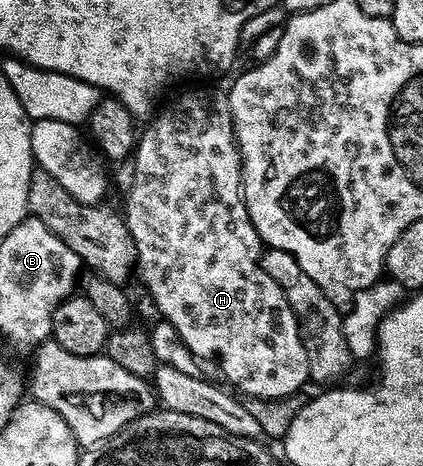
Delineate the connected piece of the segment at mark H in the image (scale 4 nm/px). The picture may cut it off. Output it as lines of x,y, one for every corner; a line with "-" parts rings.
224,91
189,92
186,96
179,97
174,104
167,105
160,112
161,109
144,125
135,145
135,155
131,160
133,185
129,188
129,197
125,200
125,208
123,207
125,224
129,227
129,233
135,242
137,251
136,275
138,277
141,275
141,280
145,283
145,288
149,291
154,306
162,312
160,315
163,320
178,331
179,340
189,348
191,354
201,362
214,360
215,363
221,364
221,372
225,375
226,380
224,383
230,389
236,390
242,397
254,400
281,400
284,396
296,396
302,391
301,387
309,380
307,350
301,341
301,328
297,324
293,307
287,302
283,290
279,290
279,286
273,281
271,274
267,274
263,270
259,259
263,252
263,245
247,214
245,196
241,193
241,155
233,133
233,119
229,109
228,95

